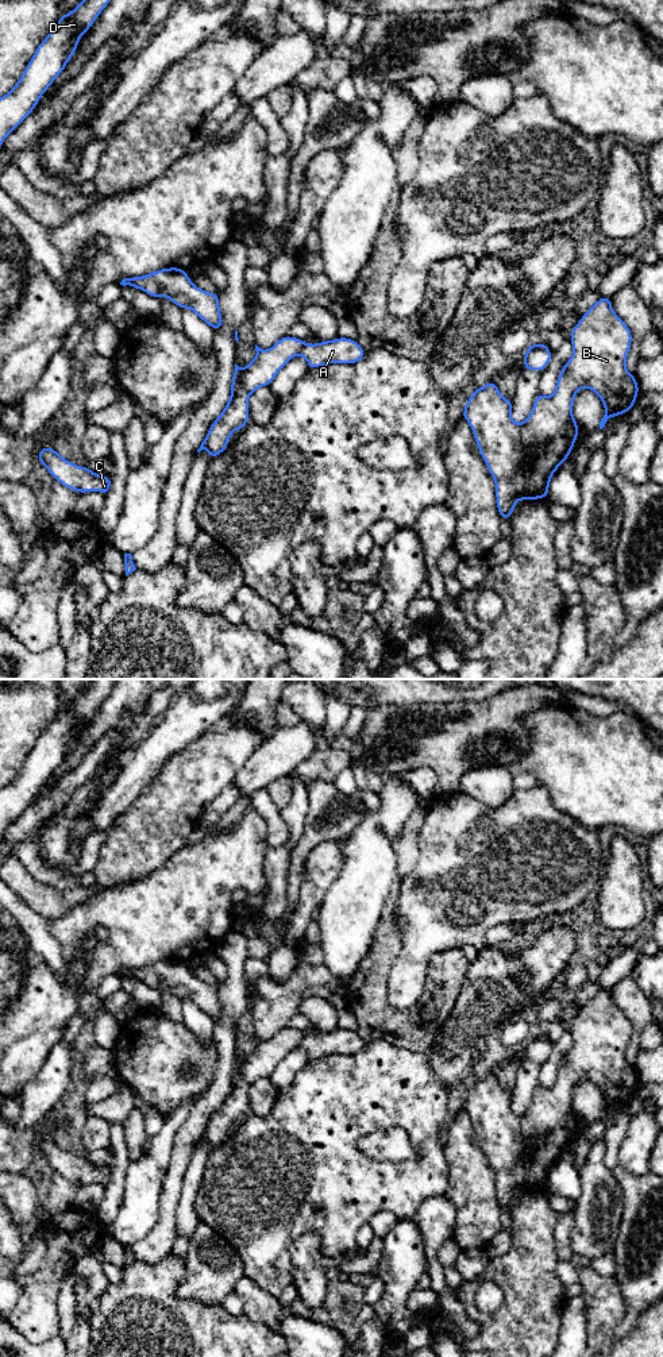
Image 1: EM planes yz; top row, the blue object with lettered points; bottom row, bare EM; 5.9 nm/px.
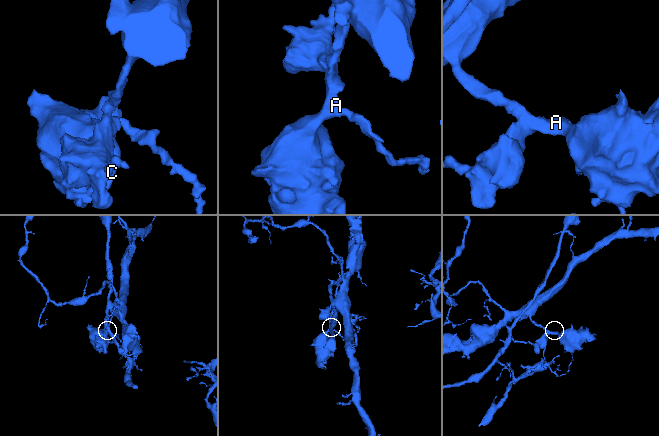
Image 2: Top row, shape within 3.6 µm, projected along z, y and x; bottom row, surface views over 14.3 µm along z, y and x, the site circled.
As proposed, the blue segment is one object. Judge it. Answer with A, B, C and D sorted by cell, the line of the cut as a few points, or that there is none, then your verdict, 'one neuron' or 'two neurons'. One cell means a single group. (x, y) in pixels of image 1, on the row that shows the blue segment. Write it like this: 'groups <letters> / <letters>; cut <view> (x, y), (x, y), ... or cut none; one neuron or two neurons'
groups A B / C D; cut yz (305, 344), (299, 353); two neurons

